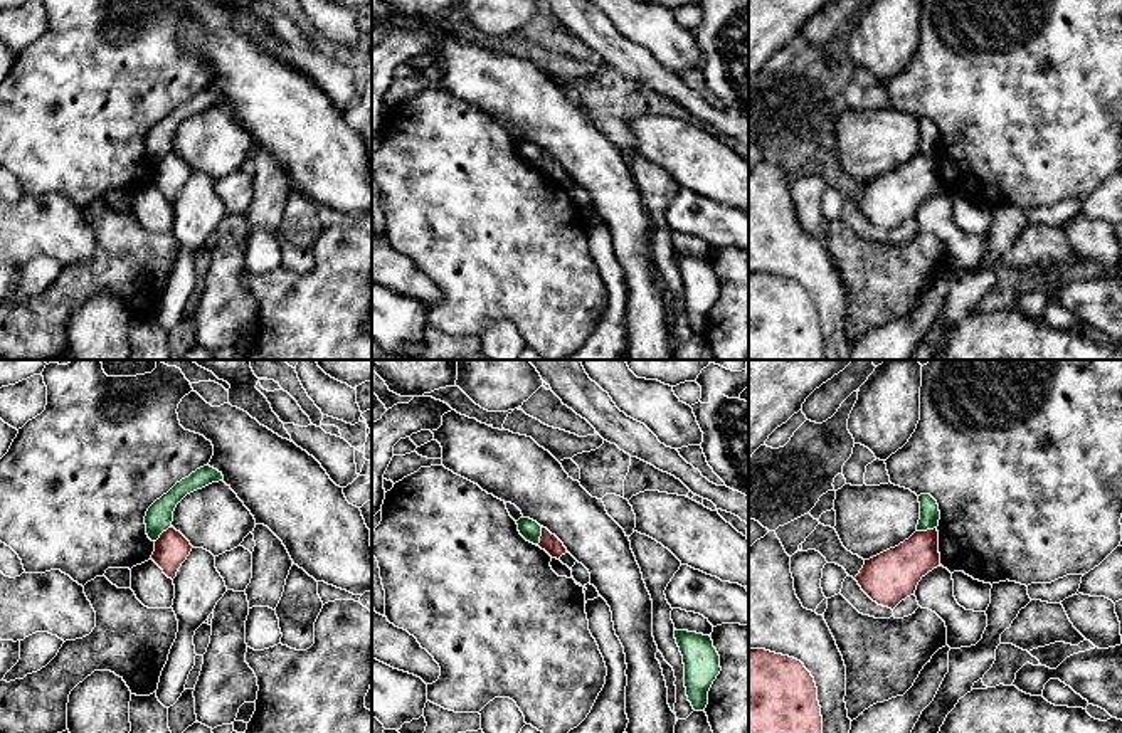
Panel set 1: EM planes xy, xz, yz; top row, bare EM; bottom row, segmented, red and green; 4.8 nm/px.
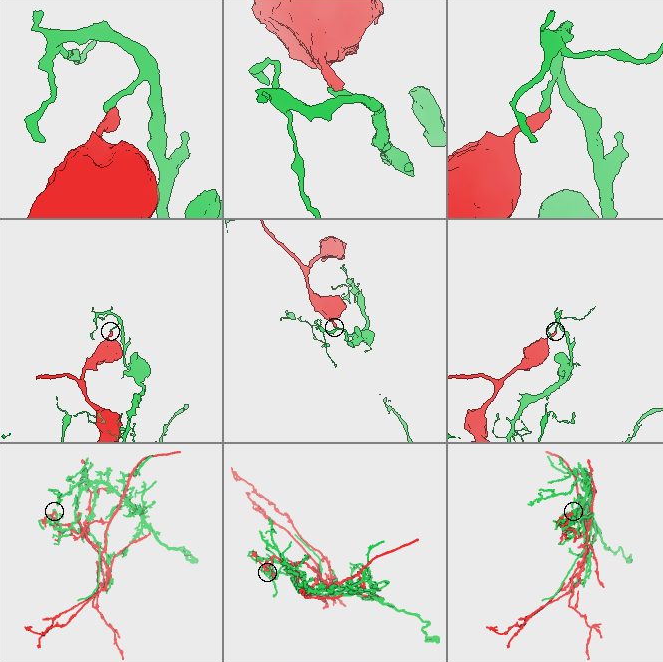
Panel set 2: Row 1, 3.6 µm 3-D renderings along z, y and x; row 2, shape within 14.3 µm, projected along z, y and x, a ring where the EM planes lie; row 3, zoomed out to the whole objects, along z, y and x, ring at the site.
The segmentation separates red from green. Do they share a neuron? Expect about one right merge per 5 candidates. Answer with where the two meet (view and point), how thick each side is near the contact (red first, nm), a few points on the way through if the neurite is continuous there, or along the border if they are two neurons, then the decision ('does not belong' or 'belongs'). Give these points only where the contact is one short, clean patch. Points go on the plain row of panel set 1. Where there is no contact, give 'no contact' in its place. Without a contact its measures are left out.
contact xz (540, 160); calibres 90 and 100 nm; border xz (542, 150), (537, 168); does not belong

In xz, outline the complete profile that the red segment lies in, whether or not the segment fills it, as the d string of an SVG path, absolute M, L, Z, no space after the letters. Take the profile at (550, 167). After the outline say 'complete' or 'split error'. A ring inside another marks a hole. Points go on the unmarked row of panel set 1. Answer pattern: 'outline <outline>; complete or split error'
outline M542 150L542 160L538 170L557 183L567 177L564 166L543 150Z; complete

